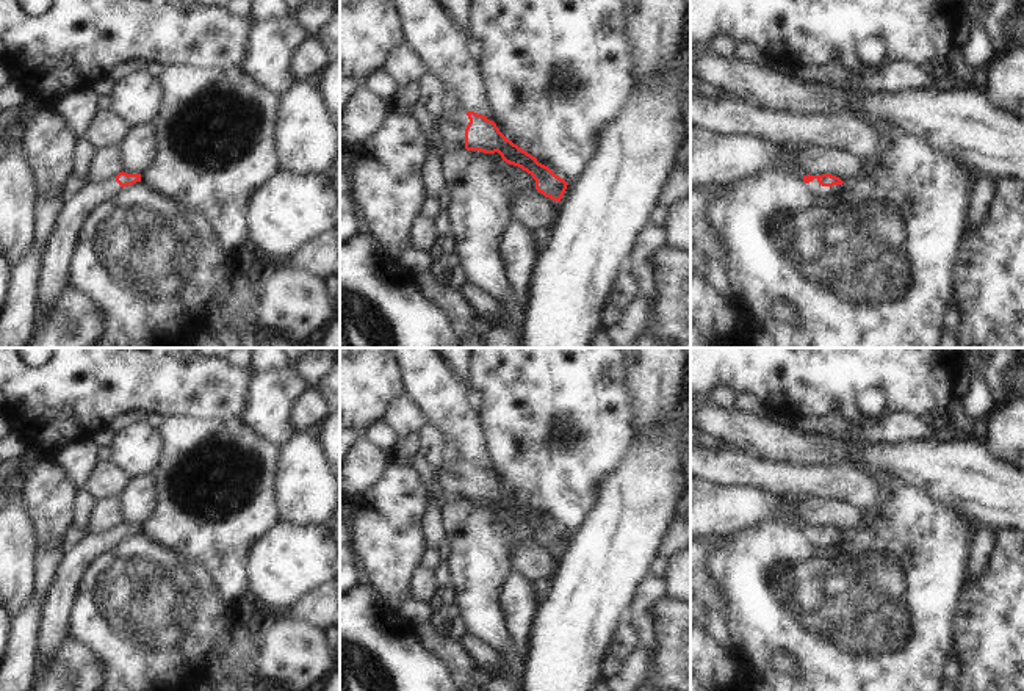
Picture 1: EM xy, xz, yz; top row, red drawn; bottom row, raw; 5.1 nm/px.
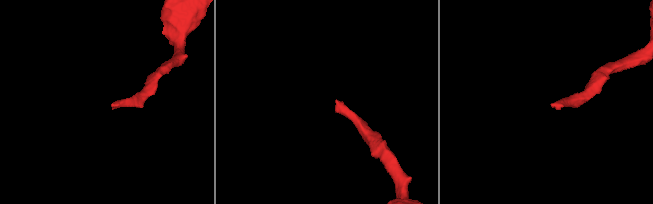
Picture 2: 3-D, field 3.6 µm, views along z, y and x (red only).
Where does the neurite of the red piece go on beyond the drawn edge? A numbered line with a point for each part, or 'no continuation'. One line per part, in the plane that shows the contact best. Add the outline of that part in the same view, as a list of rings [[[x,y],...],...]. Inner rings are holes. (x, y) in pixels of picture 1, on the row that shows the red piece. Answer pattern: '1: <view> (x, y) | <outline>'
1: yz (813, 187) | [[[814,179],[809,183],[805,183],[811,193],[817,194],[836,194],[841,190],[841,185],[833,185],[833,186],[822,186],[817,179]]]

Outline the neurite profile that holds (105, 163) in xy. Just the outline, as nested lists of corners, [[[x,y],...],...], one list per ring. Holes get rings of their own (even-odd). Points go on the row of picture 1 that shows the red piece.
[[[103,147],[94,152],[88,174],[91,182],[105,182],[119,172],[122,172],[122,166],[117,147]]]

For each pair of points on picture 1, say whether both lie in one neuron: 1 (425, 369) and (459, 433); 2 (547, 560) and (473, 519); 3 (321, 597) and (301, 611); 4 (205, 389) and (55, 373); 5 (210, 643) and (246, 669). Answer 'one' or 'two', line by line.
1: one
2: two
3: one
4: one
5: two

